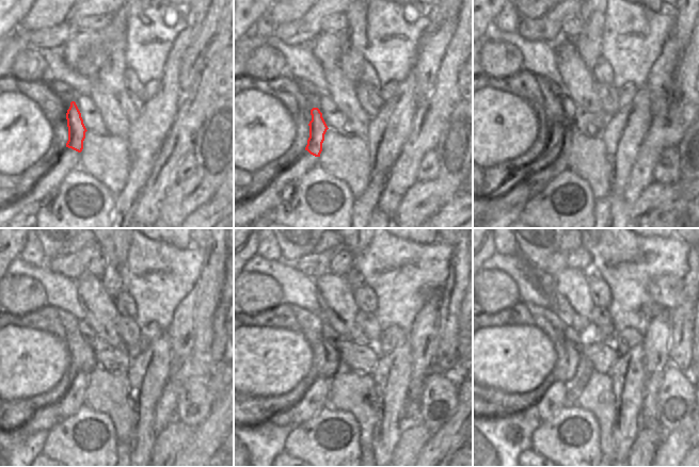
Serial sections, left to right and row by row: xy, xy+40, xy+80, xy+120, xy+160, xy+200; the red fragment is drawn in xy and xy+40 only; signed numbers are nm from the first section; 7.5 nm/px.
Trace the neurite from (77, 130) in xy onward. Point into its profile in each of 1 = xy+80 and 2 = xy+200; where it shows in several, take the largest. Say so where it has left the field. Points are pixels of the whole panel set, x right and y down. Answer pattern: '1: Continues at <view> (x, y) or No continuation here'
1: Continues at xy+80 (547, 163)
2: Continues at xy+200 (552, 399)

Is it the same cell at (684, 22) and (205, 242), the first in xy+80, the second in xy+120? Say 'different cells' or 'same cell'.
different cells

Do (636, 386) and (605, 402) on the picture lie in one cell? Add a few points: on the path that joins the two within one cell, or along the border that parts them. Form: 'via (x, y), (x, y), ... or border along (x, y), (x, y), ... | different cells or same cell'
border along (608, 373), (614, 395), (614, 423) | different cells

